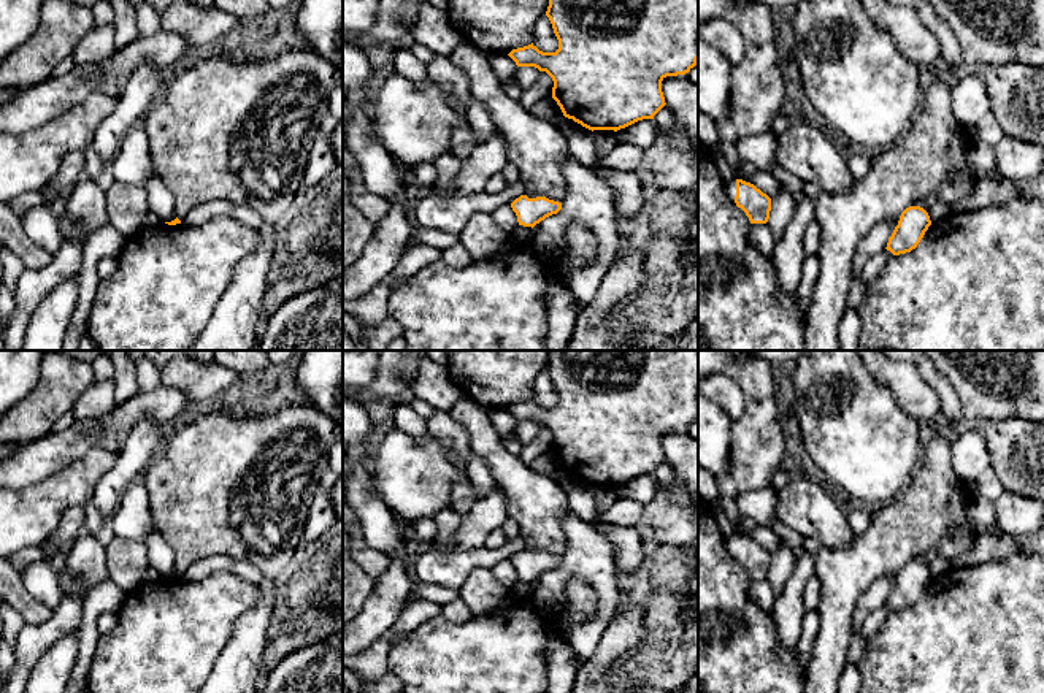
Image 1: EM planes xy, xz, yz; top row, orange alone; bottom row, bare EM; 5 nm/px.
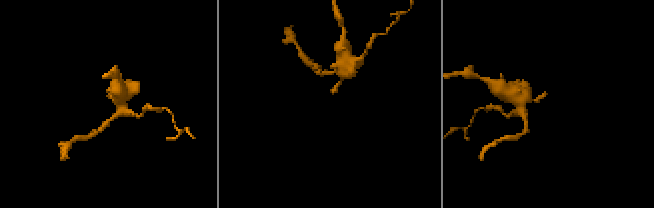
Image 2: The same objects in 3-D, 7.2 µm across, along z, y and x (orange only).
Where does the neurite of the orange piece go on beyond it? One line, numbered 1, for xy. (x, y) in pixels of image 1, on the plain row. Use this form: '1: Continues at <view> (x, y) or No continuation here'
1: No continuation here

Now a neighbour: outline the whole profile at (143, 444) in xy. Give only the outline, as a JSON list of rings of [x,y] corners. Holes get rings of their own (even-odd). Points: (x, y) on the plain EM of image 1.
[[[152,419],[140,420],[117,454],[116,465],[98,481],[92,500],[105,520],[114,514],[130,484],[143,476],[160,454],[162,427],[162,422]]]

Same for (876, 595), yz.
[[[887,576],[868,587],[868,590],[858,598],[852,618],[852,633],[862,631],[865,618],[879,606],[887,603],[898,576]]]

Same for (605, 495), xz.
[[[593,485],[595,506],[598,512],[608,511],[617,500],[617,488],[614,485]]]

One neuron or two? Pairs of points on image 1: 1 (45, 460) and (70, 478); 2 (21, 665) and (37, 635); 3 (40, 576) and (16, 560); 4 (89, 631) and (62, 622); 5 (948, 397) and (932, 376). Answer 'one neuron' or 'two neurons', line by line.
1: two neurons
2: one neuron
3: two neurons
4: two neurons
5: one neuron

